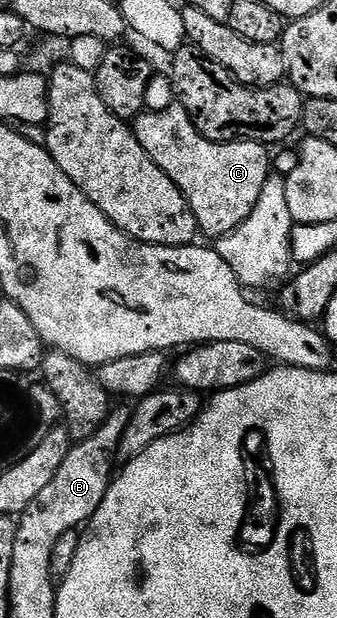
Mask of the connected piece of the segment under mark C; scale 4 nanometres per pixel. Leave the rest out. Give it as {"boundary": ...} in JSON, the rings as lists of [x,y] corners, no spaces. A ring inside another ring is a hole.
{"boundary":[[[180,105],[166,107],[166,111],[147,111],[131,122],[132,134],[142,143],[142,151],[154,159],[154,163],[182,191],[190,211],[194,211],[197,230],[211,239],[225,237],[234,227],[238,227],[248,218],[250,211],[258,203],[258,195],[262,195],[262,187],[266,187],[266,179],[270,176],[270,153],[259,141],[211,141],[203,137],[190,115]]]}

